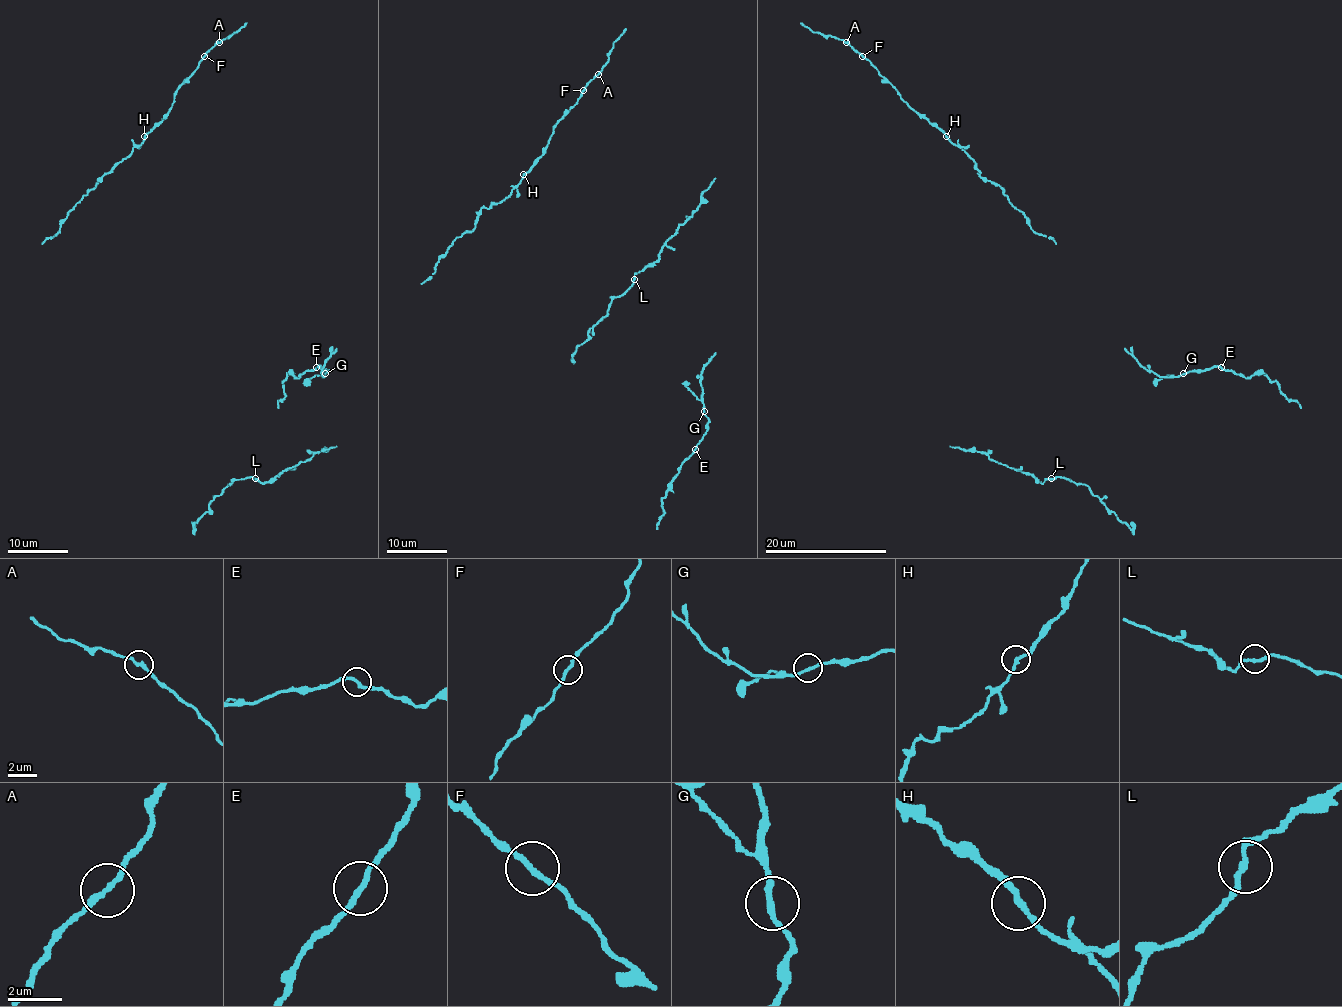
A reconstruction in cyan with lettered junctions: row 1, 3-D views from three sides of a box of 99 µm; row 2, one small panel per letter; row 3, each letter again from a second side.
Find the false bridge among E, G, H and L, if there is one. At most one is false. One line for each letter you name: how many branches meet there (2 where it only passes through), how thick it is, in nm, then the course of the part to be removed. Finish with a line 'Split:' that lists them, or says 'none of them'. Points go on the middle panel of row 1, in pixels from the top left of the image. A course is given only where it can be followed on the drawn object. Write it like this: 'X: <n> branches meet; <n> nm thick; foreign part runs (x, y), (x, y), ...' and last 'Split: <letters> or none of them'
Split: none of them

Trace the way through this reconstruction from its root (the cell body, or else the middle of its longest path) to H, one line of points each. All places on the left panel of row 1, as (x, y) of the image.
H: (52, 238), (73, 206), (145, 137)

